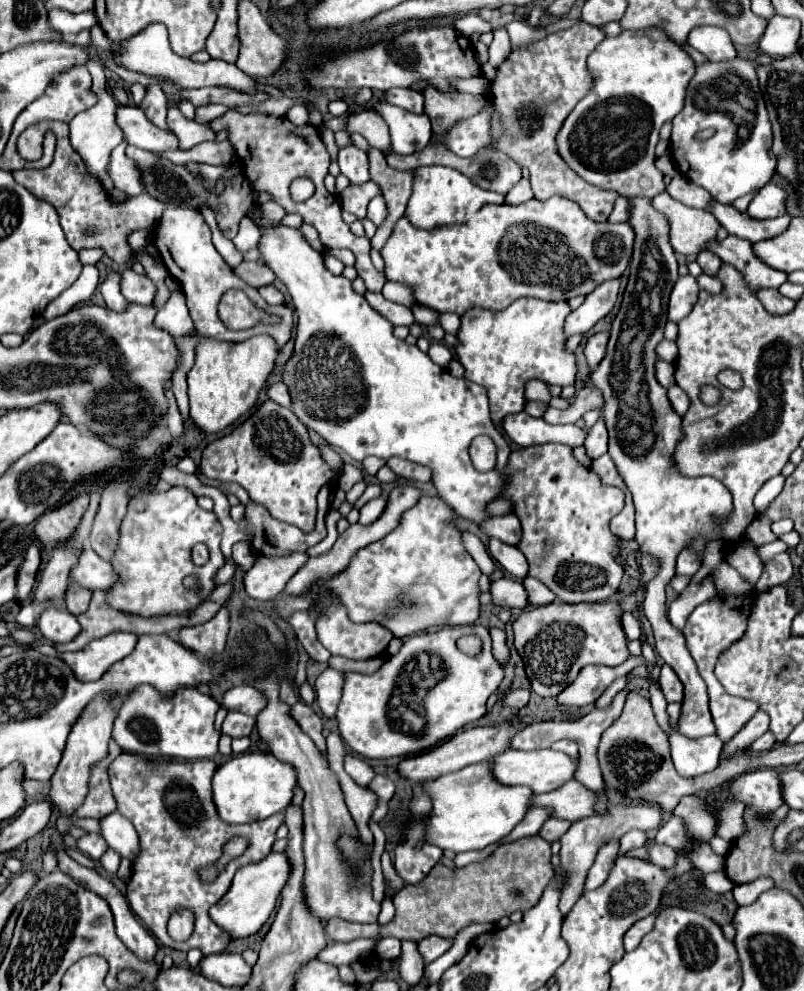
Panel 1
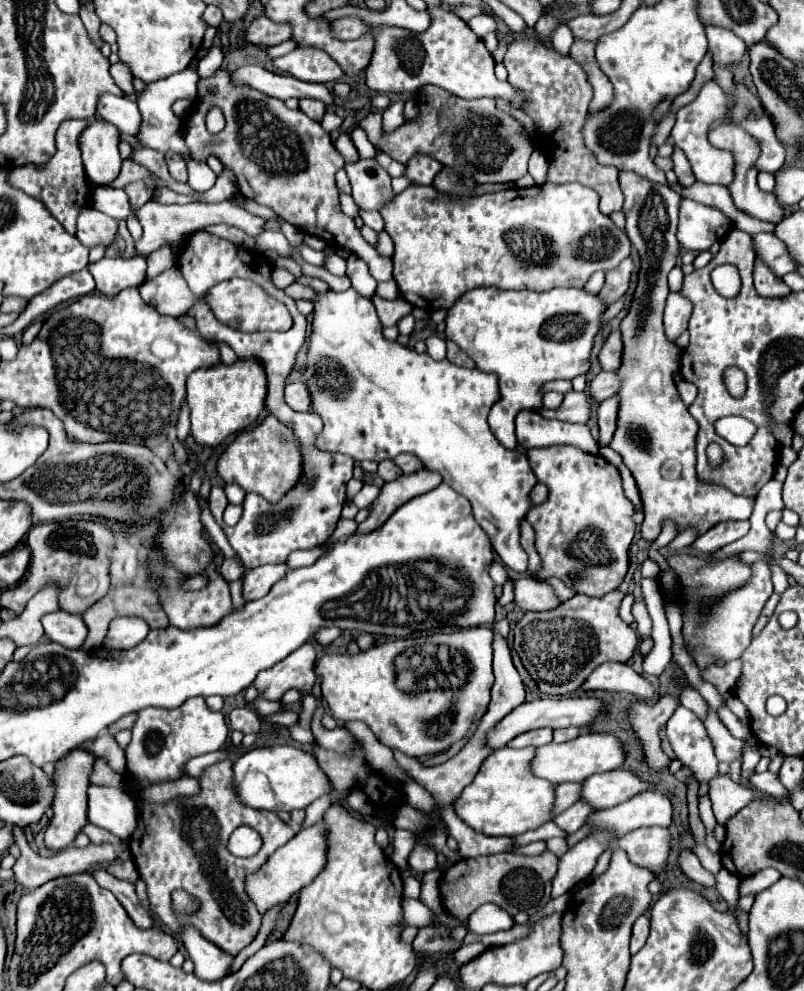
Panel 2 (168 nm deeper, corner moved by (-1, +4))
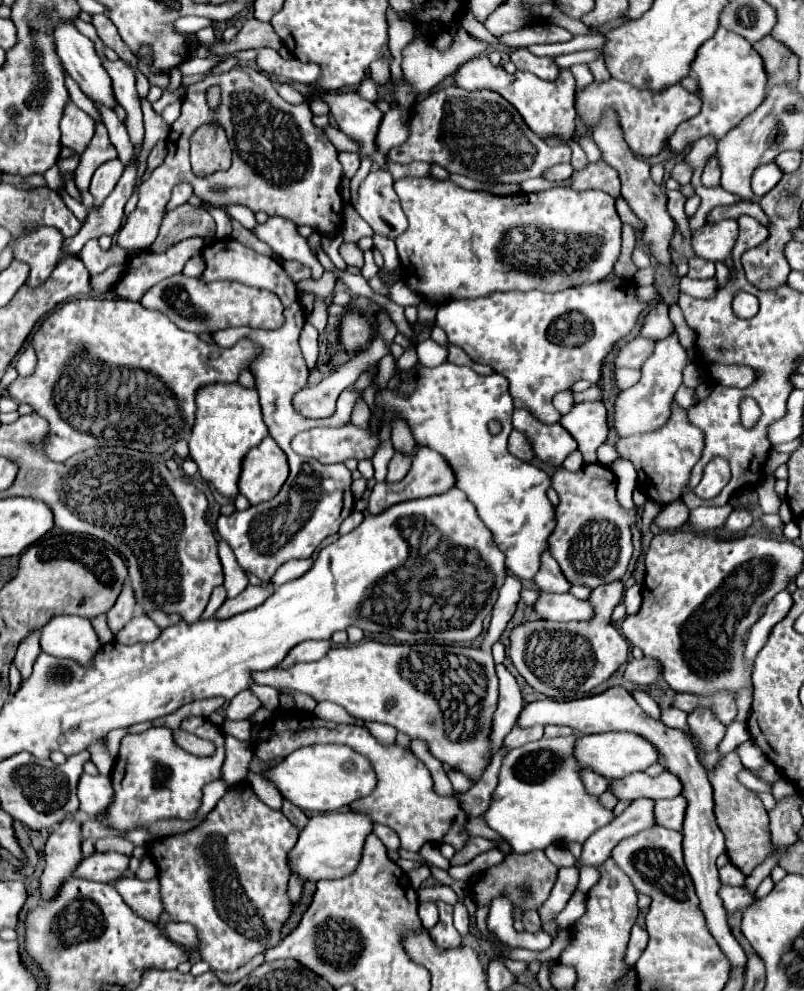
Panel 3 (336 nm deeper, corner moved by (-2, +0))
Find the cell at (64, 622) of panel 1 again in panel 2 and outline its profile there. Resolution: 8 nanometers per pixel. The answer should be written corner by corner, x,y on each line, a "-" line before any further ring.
63,610
43,616
41,624
43,624
45,636
51,642
57,642
65,648
73,648
73,650
81,648
85,636
87,636
87,626
85,626
83,618
77,614
63,612

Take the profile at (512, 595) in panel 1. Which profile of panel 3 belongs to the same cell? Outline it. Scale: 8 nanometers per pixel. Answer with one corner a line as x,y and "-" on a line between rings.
540,592
540,598
534,602
534,610
544,620
570,622
570,620
588,620
592,616
592,606
580,602
572,594
550,594

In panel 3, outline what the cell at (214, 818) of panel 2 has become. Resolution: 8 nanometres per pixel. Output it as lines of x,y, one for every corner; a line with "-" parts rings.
248,782
230,786
202,824
180,834
158,838
146,844
146,856
158,868
164,912
172,922
190,922
200,932
200,956
212,970
234,972
256,954
280,942
280,930
292,912
286,896
290,878
286,854
294,848
298,830
282,812
270,810

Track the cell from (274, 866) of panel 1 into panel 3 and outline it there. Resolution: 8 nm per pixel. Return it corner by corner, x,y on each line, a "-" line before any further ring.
356,812
316,814
308,820
306,828
300,832
296,846
288,852
290,872
296,874
302,882
320,882
348,876
360,862
360,850
370,832
372,820
364,814

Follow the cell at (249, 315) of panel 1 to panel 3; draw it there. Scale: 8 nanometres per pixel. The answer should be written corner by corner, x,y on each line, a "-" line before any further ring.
184,274
170,276
168,280
162,280
156,284
156,288
150,288
140,304
150,310
158,310
166,314
176,326
180,326
186,332
194,334
212,334
220,328
230,326
250,326
250,328
262,328
262,330
276,330
284,326
284,306
280,304
280,298
268,290
252,288
240,282
212,282
204,284
198,278
188,278

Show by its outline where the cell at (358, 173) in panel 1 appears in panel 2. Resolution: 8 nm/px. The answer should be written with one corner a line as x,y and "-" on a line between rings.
361,158
355,164
345,164
345,170
353,186
351,196
361,210
379,212
395,196
391,188
391,176
377,164
377,160

